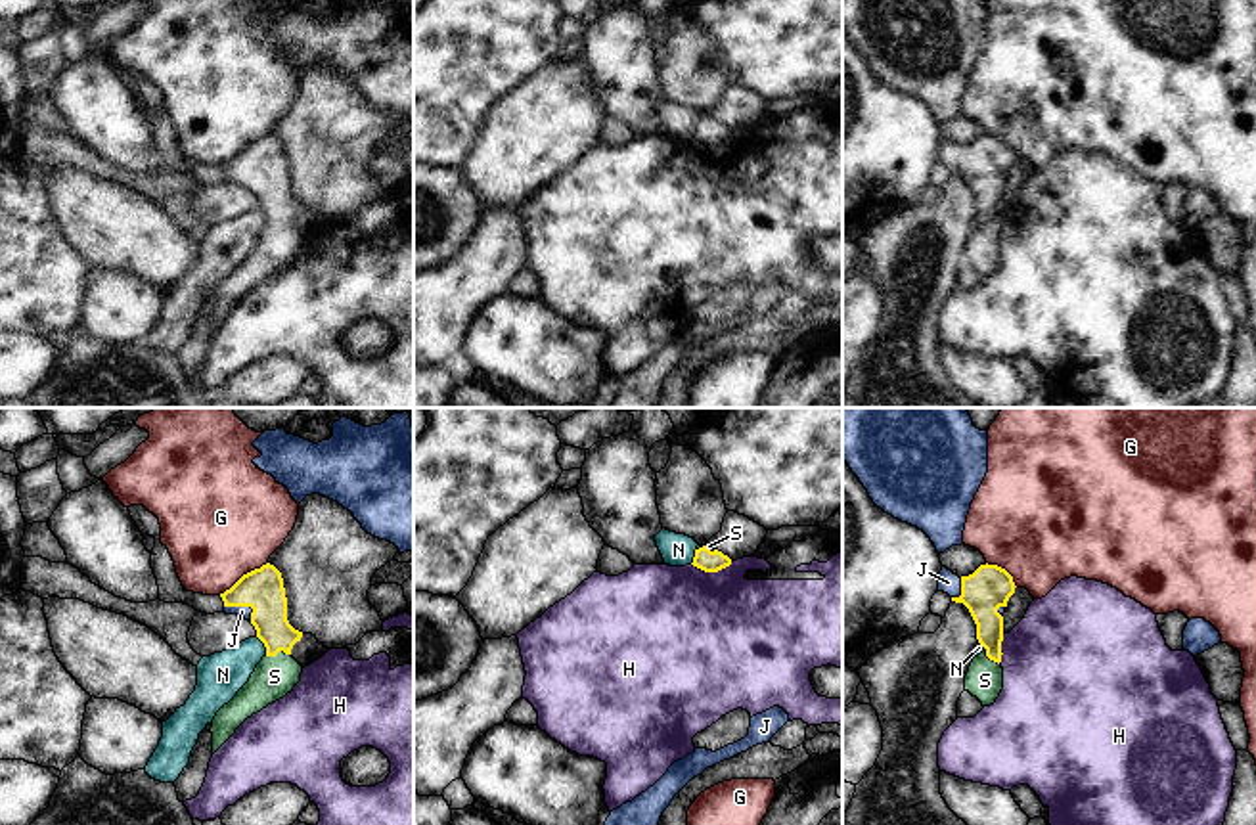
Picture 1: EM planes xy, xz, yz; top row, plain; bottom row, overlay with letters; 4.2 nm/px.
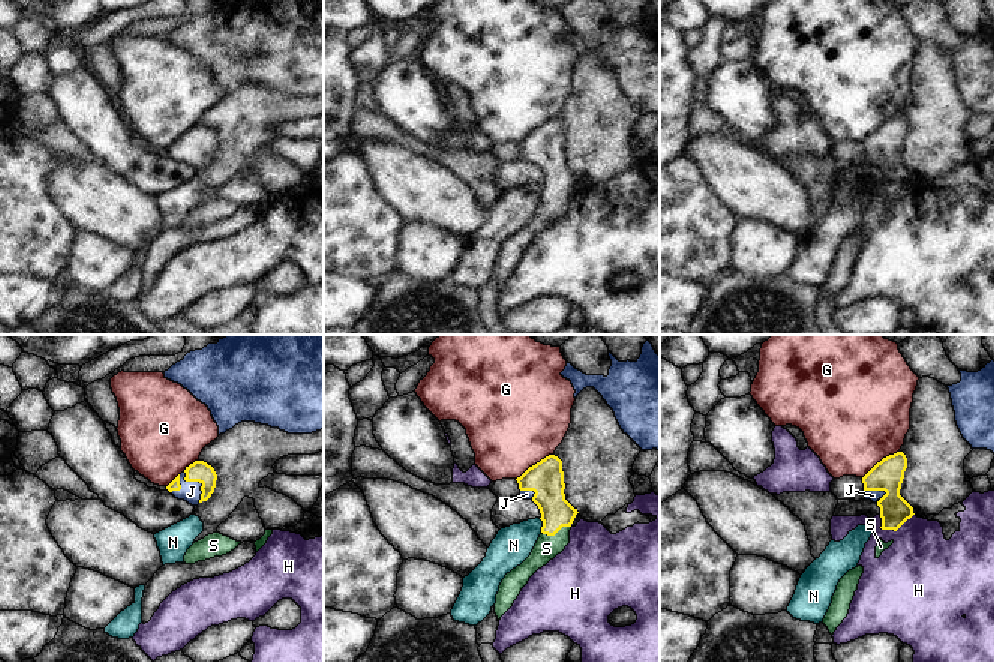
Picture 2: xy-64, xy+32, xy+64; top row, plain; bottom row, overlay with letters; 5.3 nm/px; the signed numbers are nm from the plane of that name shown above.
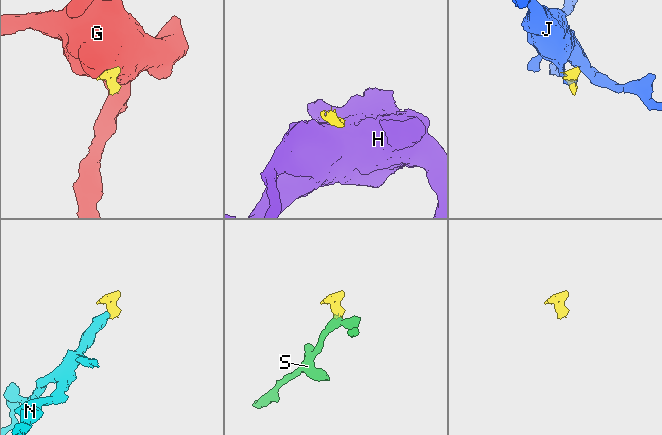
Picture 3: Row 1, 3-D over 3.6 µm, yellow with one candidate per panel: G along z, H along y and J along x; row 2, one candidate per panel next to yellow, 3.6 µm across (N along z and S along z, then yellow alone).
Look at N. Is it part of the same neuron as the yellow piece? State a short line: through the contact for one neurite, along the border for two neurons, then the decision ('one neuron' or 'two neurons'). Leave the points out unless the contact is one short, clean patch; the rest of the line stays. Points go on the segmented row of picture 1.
line xy (255, 636), (267, 653); two neurons

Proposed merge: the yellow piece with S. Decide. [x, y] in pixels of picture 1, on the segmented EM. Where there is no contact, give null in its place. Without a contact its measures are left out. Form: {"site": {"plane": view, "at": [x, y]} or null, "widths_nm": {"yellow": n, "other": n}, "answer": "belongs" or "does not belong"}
{"site": {"plane": "xy", "at": [276, 653]}, "widths_nm": {"yellow": 160, "other": 180}, "answer": "belongs"}

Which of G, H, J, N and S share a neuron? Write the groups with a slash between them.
G / H / J S / N

